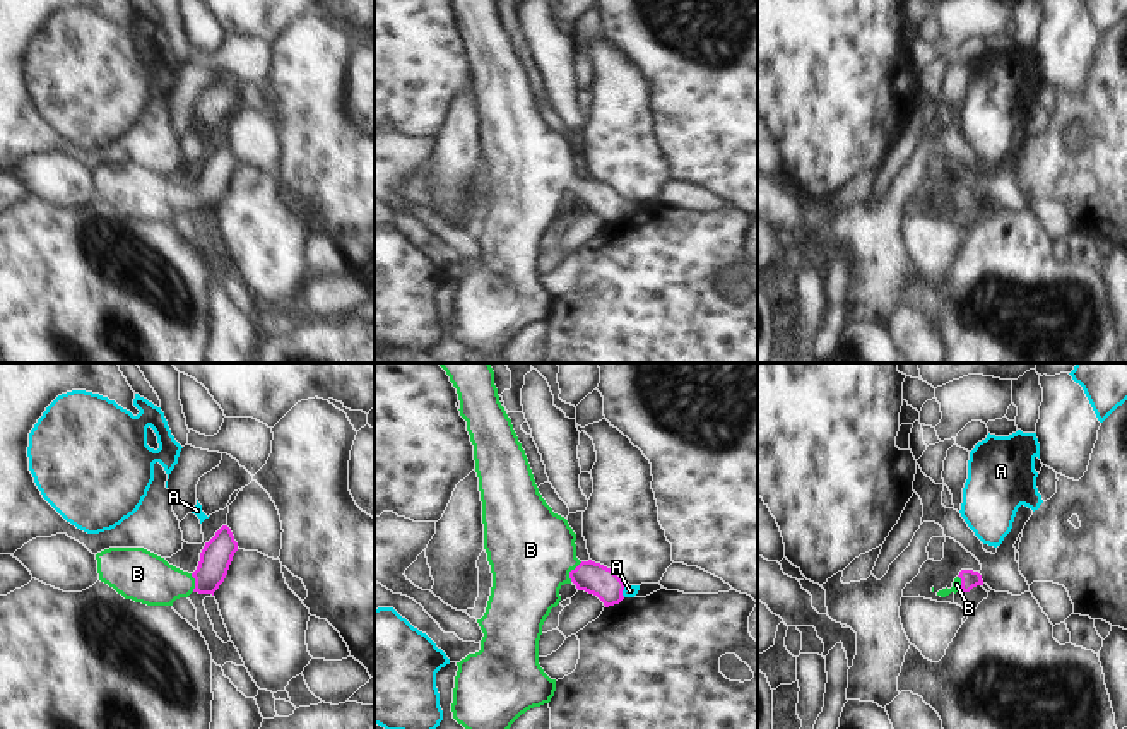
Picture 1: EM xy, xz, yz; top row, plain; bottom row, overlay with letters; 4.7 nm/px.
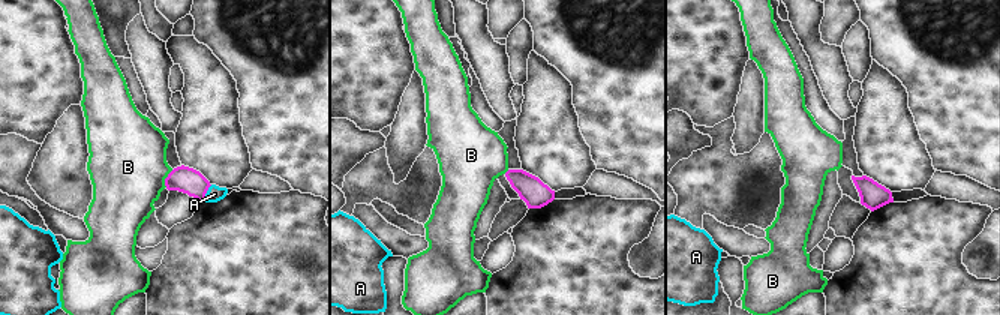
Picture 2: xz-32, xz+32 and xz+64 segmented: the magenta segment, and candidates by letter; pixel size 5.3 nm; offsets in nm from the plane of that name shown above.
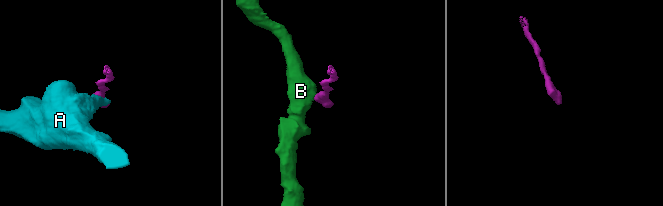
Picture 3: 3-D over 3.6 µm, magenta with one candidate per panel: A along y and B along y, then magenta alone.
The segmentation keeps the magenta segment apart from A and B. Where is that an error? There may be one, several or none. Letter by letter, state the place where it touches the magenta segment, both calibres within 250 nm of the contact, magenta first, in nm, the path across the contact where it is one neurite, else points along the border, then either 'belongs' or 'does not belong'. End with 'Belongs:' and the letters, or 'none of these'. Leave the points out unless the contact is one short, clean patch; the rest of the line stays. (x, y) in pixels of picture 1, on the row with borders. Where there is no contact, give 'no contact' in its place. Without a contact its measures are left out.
A: meets magenta in xz at (623, 589); 150 nm thick on the magenta side, 60 nm on the other; border along xz (626, 584), (623, 596); does not belong
B: meets magenta in xz at (572, 570); 150 nm thick on the magenta side, 420 nm on the other; runs through xz (592, 577), (572, 570), (531, 550); belongs
Belongs: B

